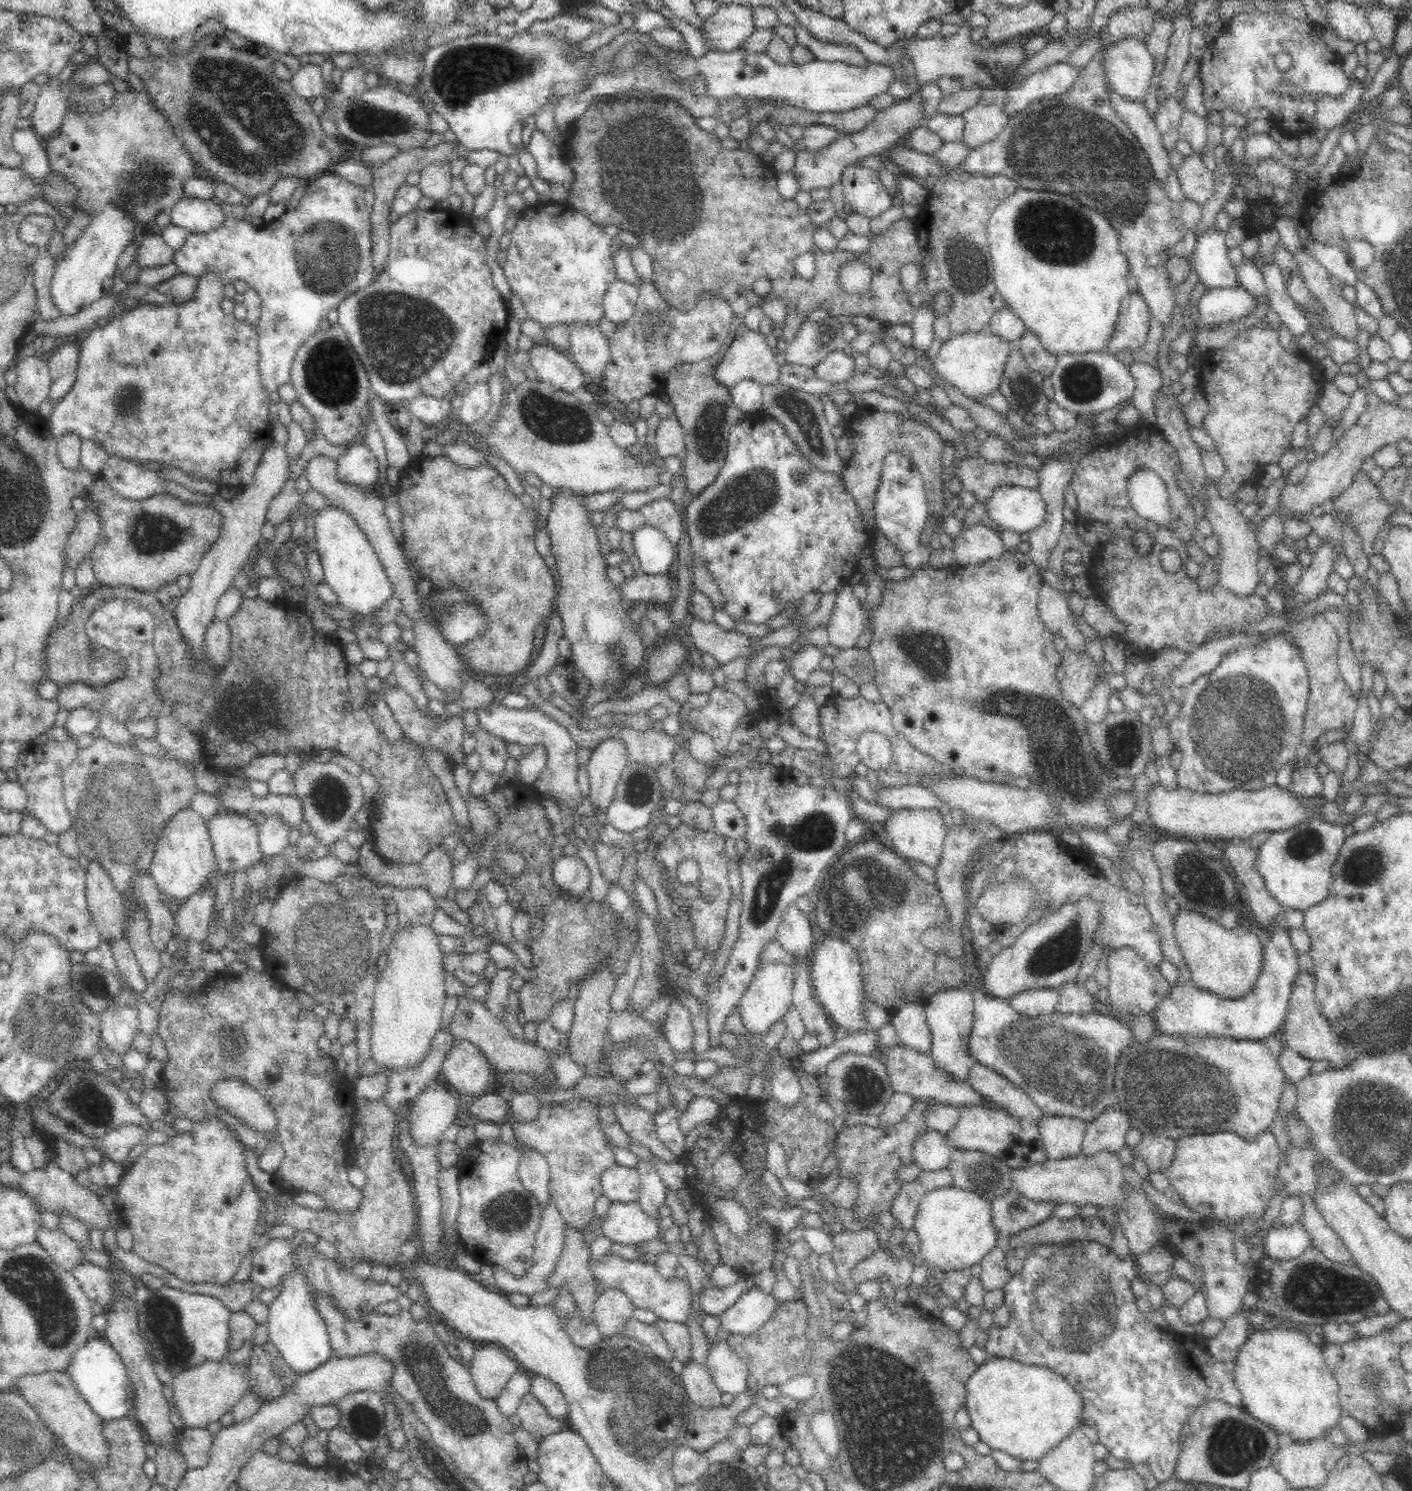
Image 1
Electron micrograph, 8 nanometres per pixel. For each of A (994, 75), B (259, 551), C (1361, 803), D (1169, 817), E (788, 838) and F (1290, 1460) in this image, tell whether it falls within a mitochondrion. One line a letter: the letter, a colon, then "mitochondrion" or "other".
A: mitochondrion
B: other
C: other
D: other
E: mitochondrion
F: other

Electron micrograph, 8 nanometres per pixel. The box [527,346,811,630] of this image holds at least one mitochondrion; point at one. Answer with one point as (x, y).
(743, 501)

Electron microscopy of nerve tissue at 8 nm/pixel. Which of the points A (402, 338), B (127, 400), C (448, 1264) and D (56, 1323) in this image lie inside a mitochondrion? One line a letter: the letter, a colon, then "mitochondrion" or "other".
A: mitochondrion
B: mitochondrion
C: other
D: mitochondrion

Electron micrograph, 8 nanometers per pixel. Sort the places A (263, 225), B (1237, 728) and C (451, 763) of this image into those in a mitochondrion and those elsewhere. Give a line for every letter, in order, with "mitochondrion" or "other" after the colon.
A: other
B: mitochondrion
C: other

